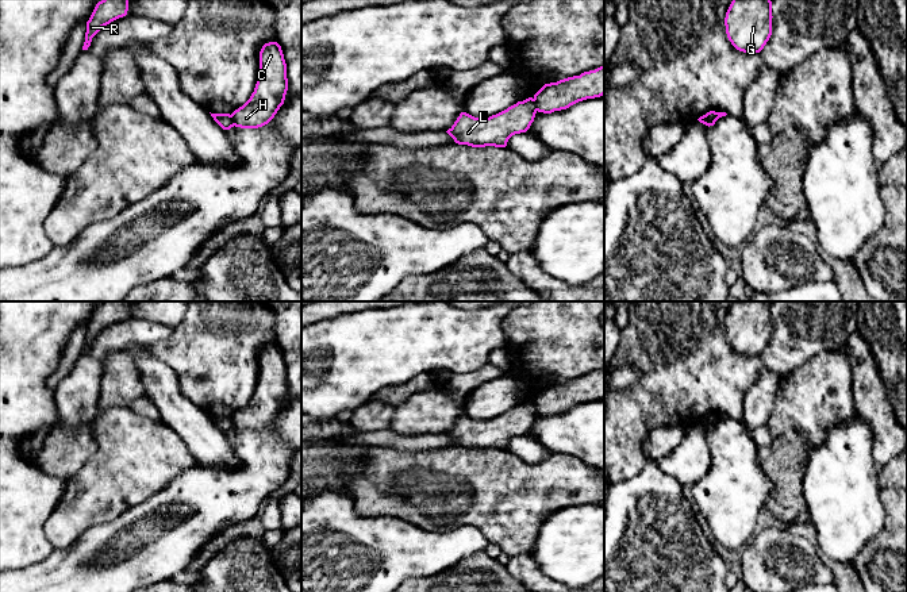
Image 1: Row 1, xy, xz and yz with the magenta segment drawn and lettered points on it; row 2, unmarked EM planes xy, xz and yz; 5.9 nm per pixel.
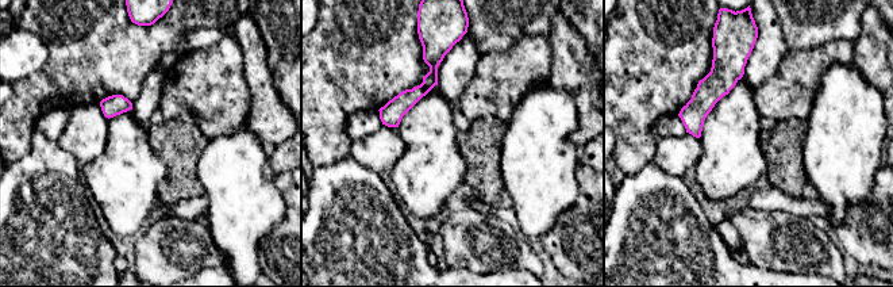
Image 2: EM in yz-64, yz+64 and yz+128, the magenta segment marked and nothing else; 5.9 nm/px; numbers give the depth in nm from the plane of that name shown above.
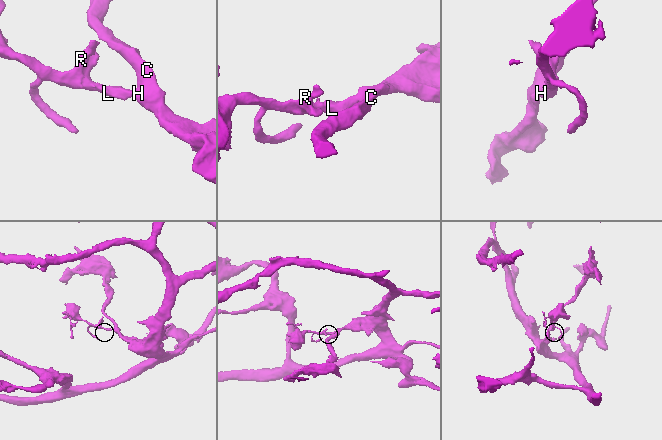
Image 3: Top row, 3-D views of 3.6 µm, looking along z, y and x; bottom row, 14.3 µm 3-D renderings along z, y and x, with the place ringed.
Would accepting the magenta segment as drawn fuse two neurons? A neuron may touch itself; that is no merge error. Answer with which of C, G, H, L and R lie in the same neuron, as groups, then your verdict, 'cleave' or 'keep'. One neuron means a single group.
groups C G H / L R; cleave

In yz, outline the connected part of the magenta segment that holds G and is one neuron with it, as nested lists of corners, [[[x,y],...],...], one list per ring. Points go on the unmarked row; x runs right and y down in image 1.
[[[733,301],[725,320],[731,347],[743,355],[760,355],[772,338],[770,301]]]

